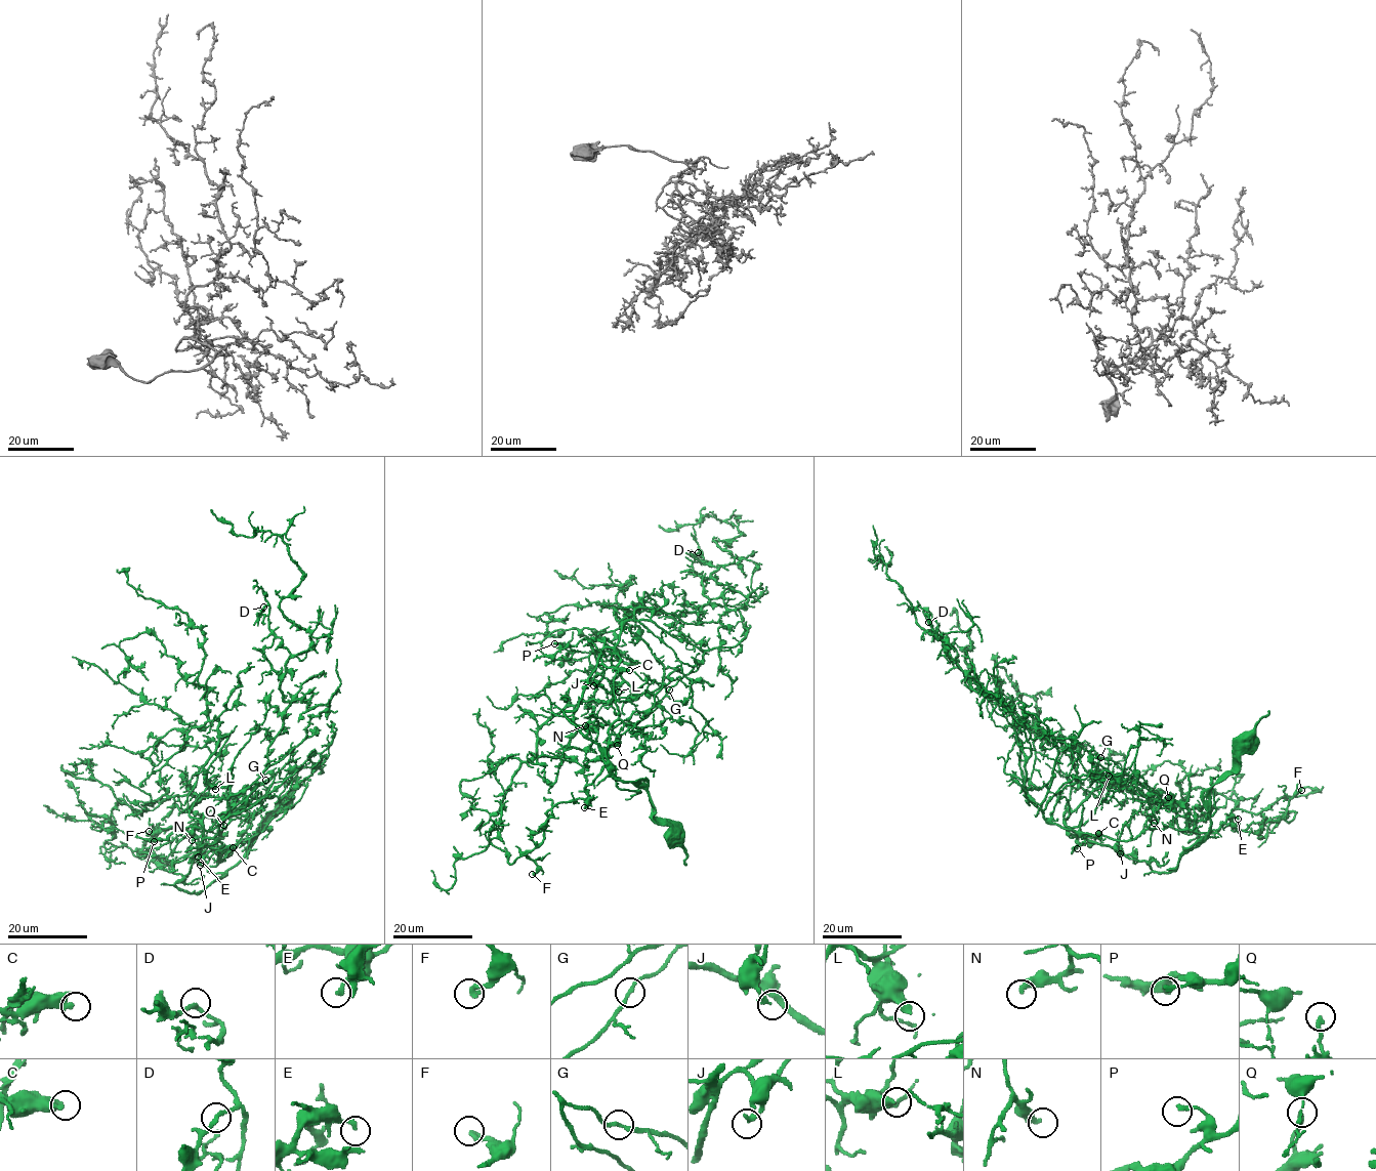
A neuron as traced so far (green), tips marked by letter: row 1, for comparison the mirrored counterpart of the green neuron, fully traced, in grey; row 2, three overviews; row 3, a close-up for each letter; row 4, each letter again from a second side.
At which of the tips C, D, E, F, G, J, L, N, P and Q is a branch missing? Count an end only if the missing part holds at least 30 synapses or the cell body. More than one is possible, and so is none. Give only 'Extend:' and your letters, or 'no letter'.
Extend: no letter

